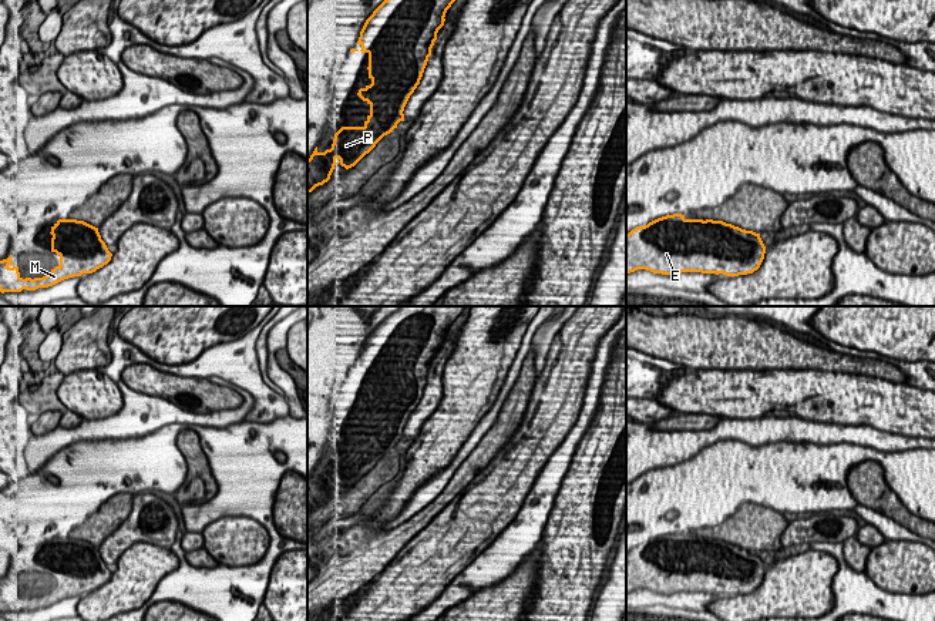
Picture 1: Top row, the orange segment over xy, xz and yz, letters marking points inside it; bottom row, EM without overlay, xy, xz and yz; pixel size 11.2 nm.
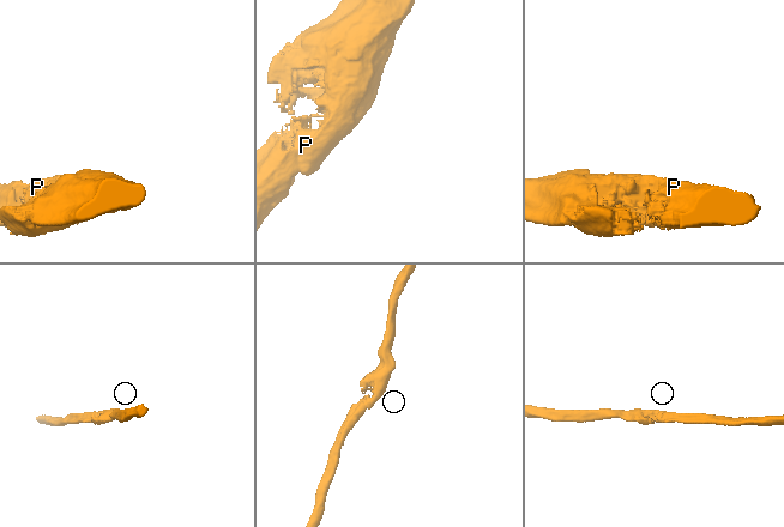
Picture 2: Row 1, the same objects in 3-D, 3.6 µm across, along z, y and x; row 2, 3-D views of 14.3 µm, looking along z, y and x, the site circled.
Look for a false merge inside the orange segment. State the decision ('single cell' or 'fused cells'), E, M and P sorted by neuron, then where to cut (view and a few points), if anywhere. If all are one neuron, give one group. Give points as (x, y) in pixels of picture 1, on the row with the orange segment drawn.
single cell | E M P | no cut

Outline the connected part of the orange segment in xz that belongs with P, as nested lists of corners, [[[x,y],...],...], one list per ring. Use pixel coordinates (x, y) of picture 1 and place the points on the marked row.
[[[384,0],[366,20],[357,44],[369,54],[370,85],[360,88],[357,95],[370,105],[363,127],[342,127],[330,150],[319,152],[317,147],[307,160],[307,192],[323,185],[340,160],[346,169],[354,167],[376,144],[404,121],[404,107],[423,77],[438,30],[444,26],[445,13],[455,0]]]

